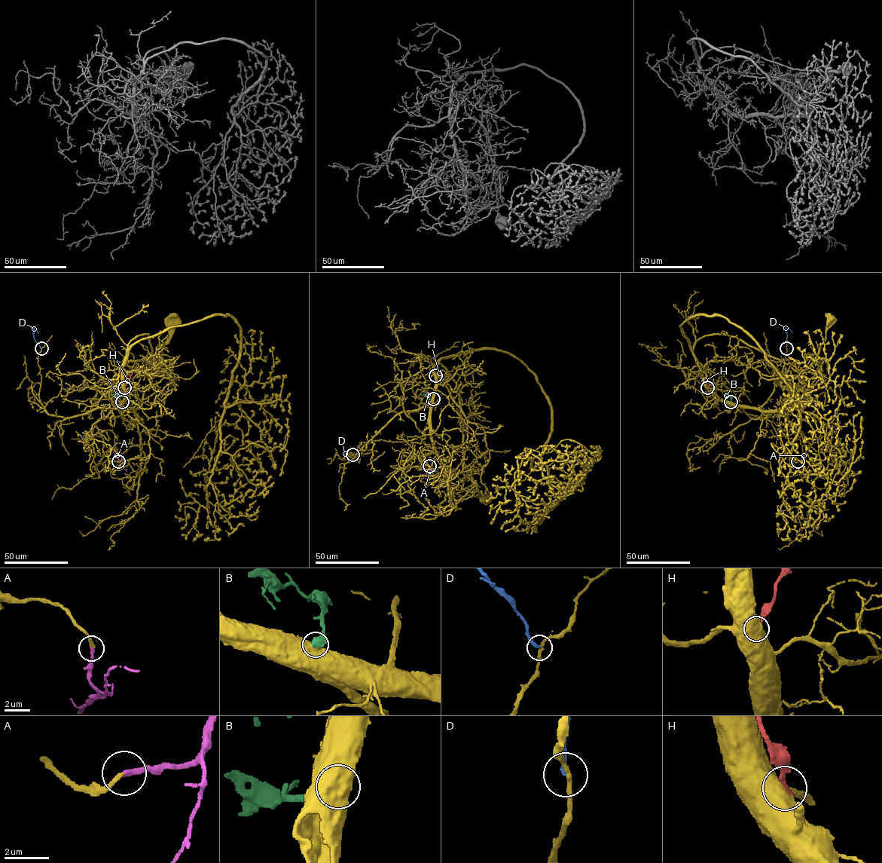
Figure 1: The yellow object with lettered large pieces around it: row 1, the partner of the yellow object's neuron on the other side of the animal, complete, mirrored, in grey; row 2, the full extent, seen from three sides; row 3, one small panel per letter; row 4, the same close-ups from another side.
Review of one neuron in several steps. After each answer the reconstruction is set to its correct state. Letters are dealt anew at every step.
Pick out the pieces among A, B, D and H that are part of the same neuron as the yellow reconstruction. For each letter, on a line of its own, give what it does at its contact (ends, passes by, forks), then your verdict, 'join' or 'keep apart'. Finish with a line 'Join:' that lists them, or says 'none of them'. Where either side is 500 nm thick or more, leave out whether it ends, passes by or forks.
A: it ends there; join
B: keep apart
D: it ends there; keep apart
H: keep apart
Join: A

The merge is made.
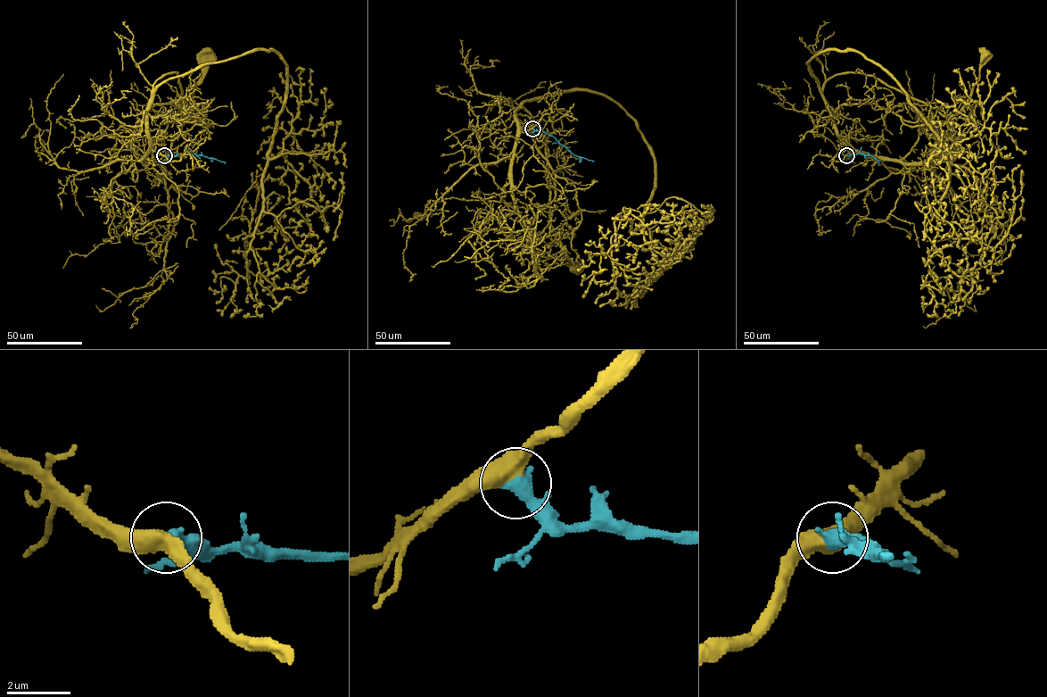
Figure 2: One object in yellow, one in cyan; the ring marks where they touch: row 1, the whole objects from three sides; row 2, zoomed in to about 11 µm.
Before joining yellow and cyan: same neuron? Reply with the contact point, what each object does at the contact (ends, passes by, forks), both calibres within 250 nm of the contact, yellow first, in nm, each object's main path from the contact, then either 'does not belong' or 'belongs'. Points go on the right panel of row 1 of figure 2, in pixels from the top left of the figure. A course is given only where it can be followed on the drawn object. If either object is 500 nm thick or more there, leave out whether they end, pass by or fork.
at (846, 155); yellow passes by; cyan passes by; 480 nm thick on the yellow side, 380 nm on the other; yellow runs (846, 155), (851, 150), (905, 162), (951, 161), (957, 141), (948, 120), (963, 106), (986, 56); cyan runs (846, 155), (863, 153), (879, 163); belongs

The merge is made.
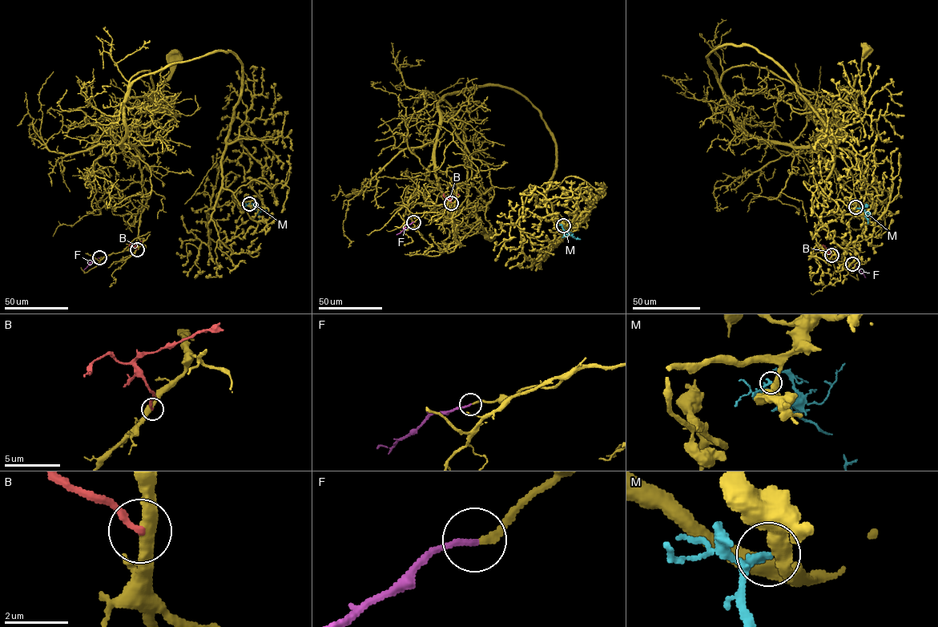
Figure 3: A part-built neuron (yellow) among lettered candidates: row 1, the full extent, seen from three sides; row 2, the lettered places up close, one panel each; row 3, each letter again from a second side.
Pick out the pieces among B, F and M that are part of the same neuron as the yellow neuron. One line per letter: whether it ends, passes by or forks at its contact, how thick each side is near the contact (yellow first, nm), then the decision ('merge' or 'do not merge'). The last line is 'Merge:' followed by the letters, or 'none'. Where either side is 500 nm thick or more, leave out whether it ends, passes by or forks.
B: it ends | 440/200 nm | do not merge
F: it ends | 190/190 nm | merge
M: it ends | 440/260 nm | do not merge
Merge: F

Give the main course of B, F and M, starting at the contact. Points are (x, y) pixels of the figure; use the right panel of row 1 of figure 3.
B: (831, 255), (823, 245)
F: (851, 264), (865, 277)
M: (855, 207), (865, 212), (867, 224)

